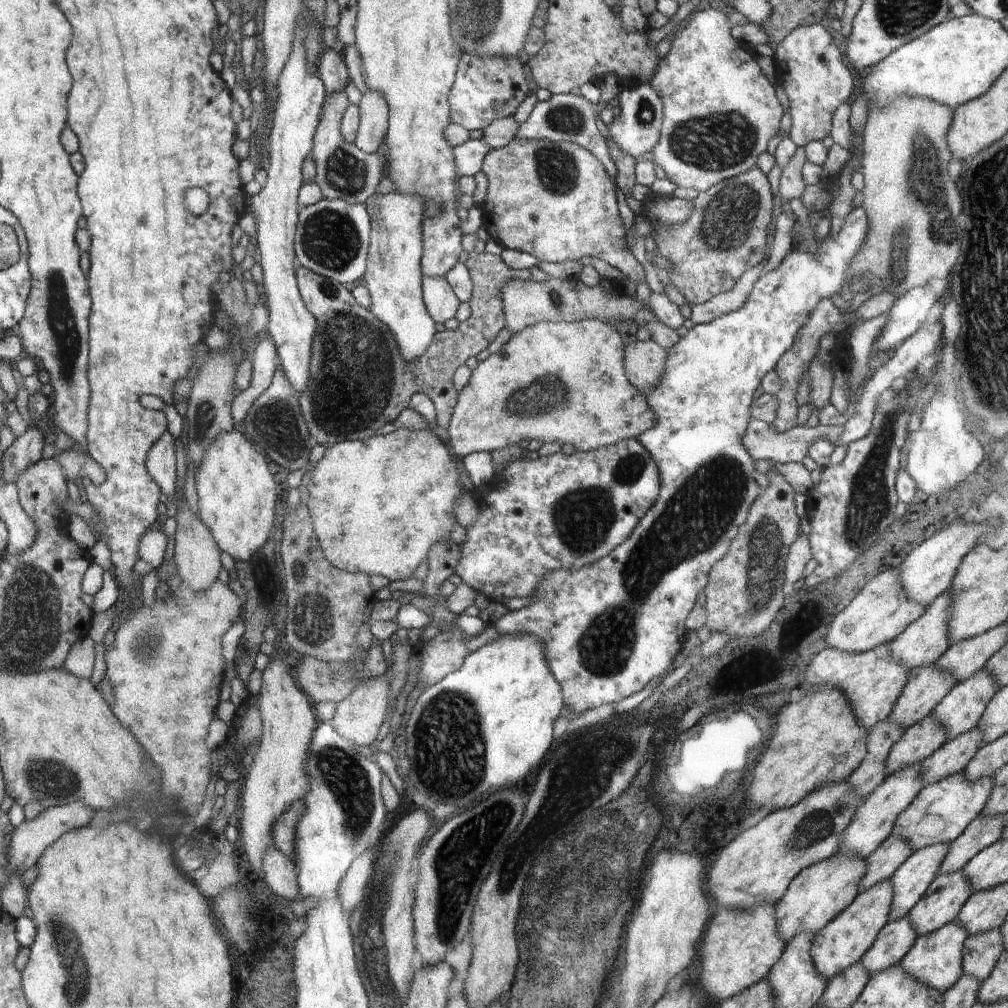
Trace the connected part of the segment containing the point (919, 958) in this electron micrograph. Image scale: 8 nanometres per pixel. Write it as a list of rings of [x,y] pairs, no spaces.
[[[956,919],[936,932],[918,935],[912,948],[900,960],[902,970],[943,994],[963,975],[963,950],[966,948],[968,932]]]

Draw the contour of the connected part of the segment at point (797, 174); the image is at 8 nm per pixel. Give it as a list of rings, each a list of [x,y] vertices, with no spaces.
[[[798,148],[789,163],[782,169],[780,174],[780,196],[782,197],[783,206],[779,211],[786,207],[788,202],[793,198],[800,198],[804,192],[804,180],[802,179],[802,166],[807,162],[807,156],[803,148]]]

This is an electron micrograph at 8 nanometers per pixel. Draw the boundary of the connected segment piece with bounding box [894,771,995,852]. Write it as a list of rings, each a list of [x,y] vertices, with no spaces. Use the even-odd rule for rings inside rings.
[[[964,771],[948,775],[946,778],[924,784],[922,792],[911,802],[911,805],[900,814],[895,823],[894,832],[907,838],[913,846],[913,852],[936,843],[948,843],[959,838],[967,826],[983,812],[985,804],[991,797],[995,782],[994,774],[969,781]]]

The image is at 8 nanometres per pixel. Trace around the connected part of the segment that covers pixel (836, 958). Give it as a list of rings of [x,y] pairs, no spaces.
[[[890,879],[878,882],[876,886],[861,891],[855,901],[838,917],[834,918],[830,925],[813,936],[814,944],[811,946],[811,958],[814,960],[816,970],[824,978],[827,978],[828,981],[832,980],[844,970],[859,964],[890,920],[894,896],[895,891]]]

